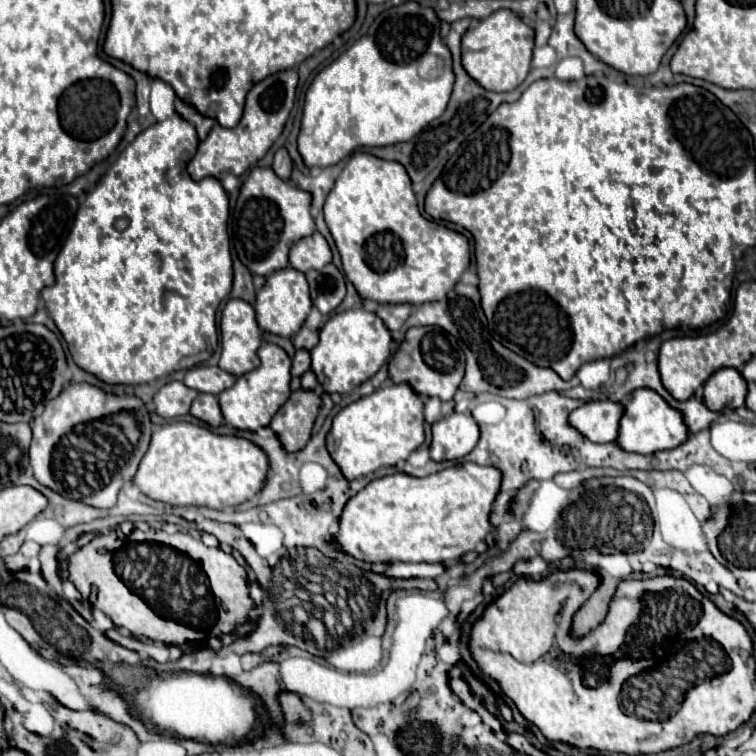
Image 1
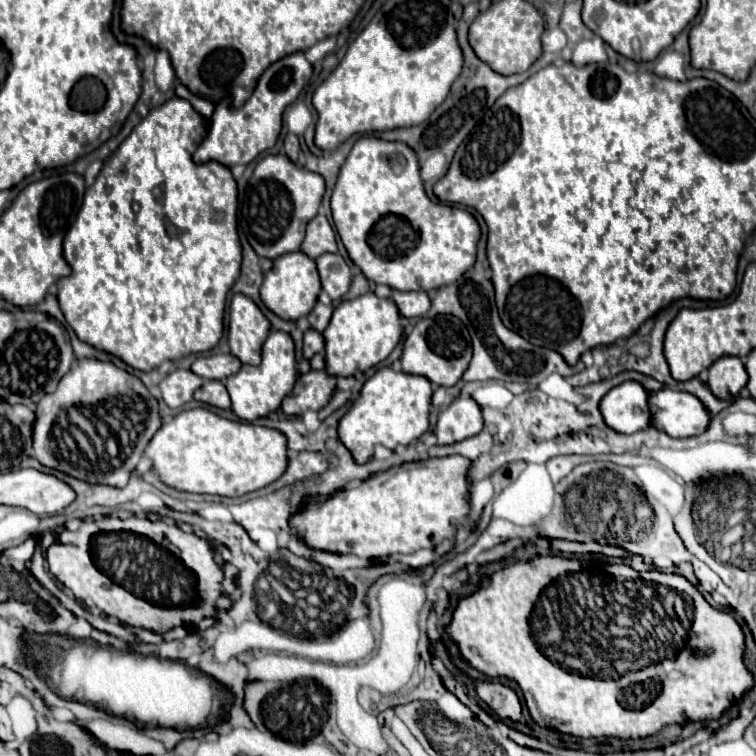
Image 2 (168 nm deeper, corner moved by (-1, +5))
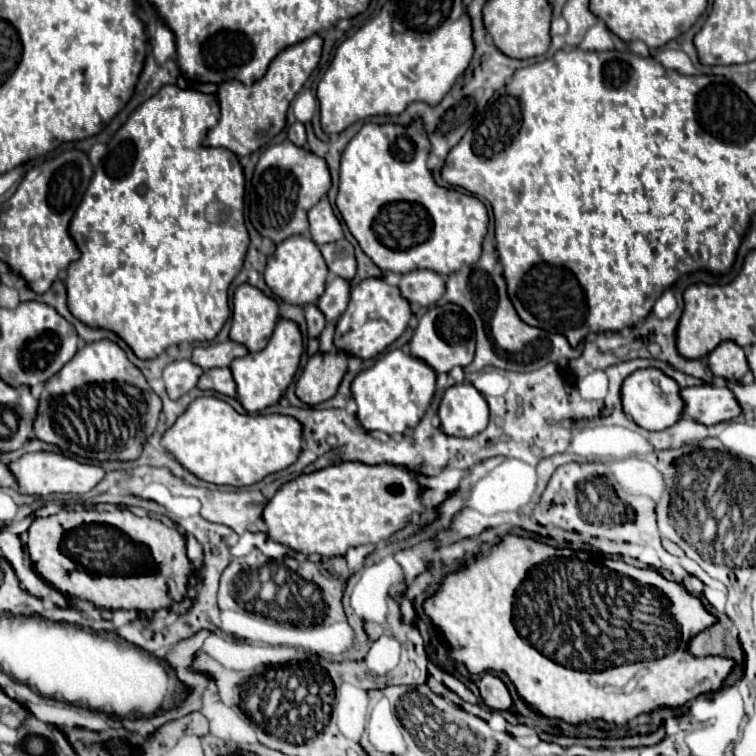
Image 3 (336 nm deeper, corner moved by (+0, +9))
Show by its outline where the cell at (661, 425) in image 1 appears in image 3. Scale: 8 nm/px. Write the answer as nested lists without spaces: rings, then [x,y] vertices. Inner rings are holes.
[[[703,384],[683,388],[683,400],[687,402],[685,414],[707,426],[733,420],[741,414],[741,404],[729,386]]]

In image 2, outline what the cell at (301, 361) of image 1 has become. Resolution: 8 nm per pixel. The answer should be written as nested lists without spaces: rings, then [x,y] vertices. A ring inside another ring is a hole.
[[[306,330],[304,332],[304,348],[302,348],[302,354],[306,360],[310,360],[314,354],[322,352],[324,350],[324,340],[322,336],[316,332],[316,330]]]

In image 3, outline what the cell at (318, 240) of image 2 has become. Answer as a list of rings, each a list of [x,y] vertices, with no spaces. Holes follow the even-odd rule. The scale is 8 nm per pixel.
[[[327,196],[319,200],[311,210],[309,210],[309,224],[311,224],[311,238],[315,244],[329,244],[337,242],[343,238],[343,228],[339,218],[335,216]]]

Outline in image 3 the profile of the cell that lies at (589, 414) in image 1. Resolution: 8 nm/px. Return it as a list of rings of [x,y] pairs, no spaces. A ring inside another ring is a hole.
[[[645,368],[633,372],[625,382],[623,382],[623,410],[645,430],[665,430],[673,426],[675,422],[681,420],[685,402],[681,398],[681,386],[663,374],[659,368]]]

